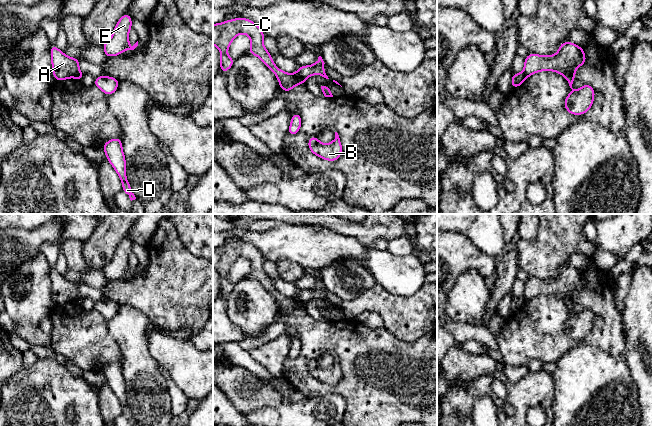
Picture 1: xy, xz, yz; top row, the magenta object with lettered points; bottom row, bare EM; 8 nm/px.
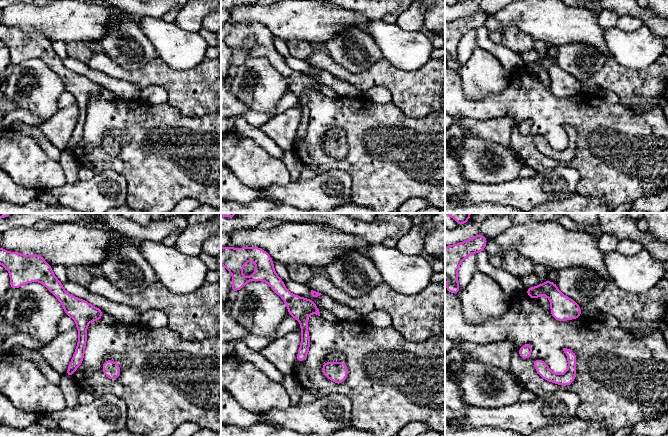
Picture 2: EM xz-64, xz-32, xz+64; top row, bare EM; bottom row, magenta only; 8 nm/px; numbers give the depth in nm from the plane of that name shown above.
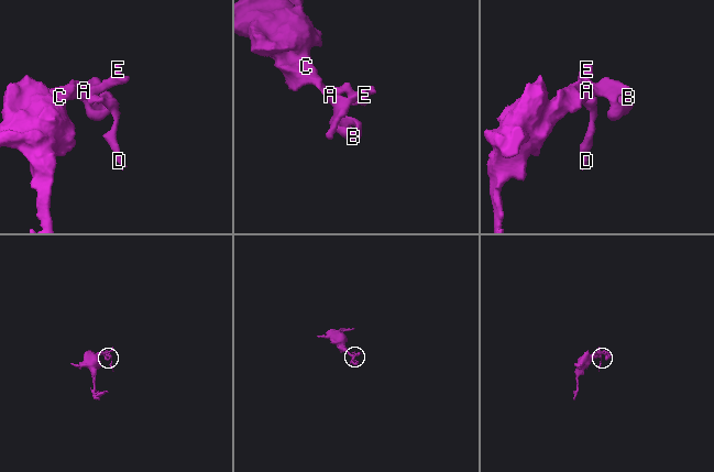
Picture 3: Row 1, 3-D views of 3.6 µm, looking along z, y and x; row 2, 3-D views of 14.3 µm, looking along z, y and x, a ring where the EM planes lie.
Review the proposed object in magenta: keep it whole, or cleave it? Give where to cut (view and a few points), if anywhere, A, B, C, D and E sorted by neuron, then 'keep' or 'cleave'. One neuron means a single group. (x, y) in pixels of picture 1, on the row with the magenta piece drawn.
xz (294, 74), (305, 80) | A B C E / D | cleave

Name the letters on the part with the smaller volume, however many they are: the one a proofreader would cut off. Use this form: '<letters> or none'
D

